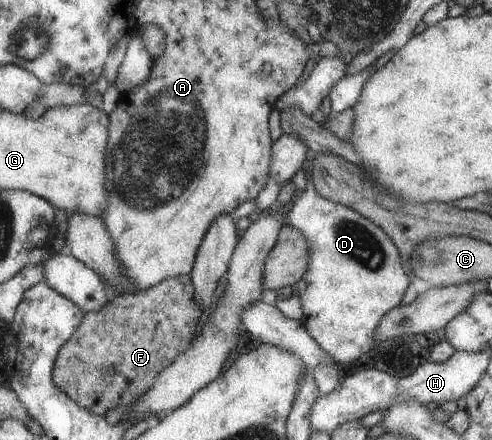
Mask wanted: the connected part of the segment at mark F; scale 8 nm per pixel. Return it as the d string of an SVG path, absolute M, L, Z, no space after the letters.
M188 276L163 279L156 286L131 293L114 296L114 299L98 313L84 313L84 319L76 333L61 347L53 371L53 380L82 407L96 415L105 415L110 409L128 407L141 398L160 377L162 370L172 365L193 341L202 307L198 305L197 290Z

